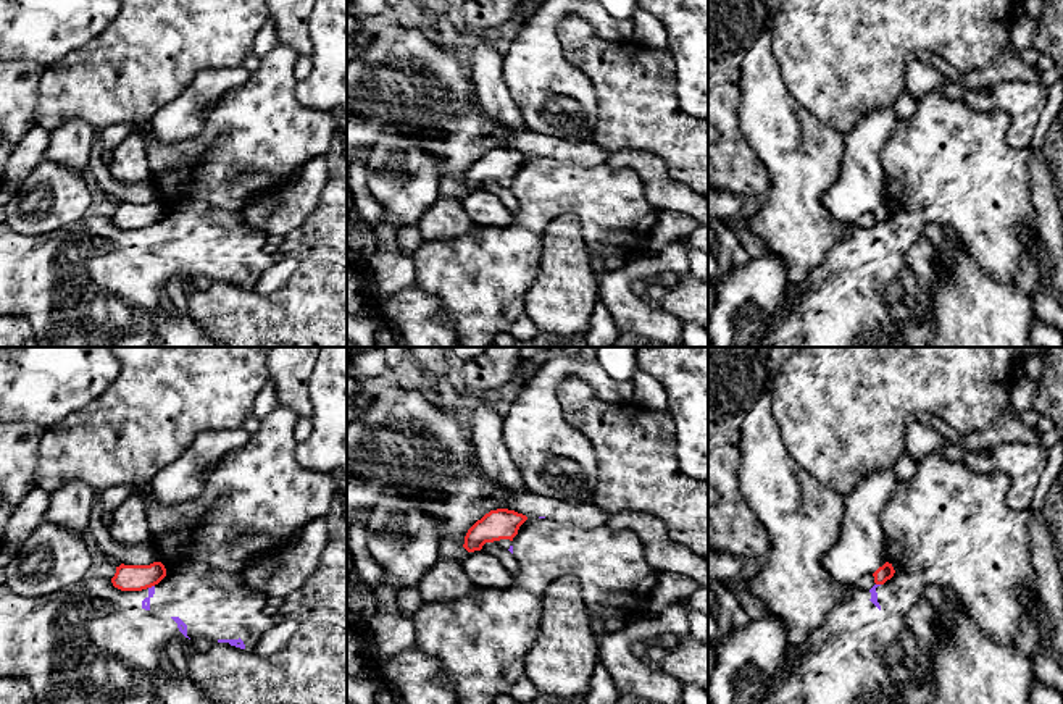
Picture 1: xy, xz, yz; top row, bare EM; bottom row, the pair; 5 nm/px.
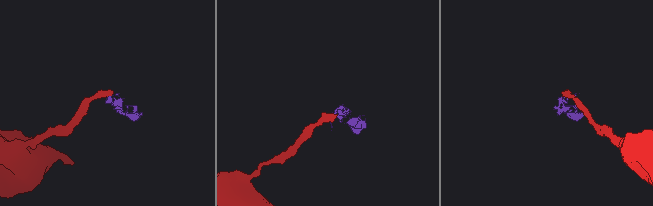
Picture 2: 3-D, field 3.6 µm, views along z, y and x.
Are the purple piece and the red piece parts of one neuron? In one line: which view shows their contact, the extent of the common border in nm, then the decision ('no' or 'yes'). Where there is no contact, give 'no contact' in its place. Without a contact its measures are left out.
xy | 40 nm | no

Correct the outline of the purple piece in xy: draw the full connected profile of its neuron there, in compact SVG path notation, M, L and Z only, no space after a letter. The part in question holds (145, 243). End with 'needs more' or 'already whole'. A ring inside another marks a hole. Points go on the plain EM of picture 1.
M277 44L277 45L274 45L274 47L273 47L273 48L271 48L271 50L269 50L269 52L268 52L268 53L266 53L266 55L265 55L265 57L263 57L263 58L261 58L261 61L260 61L260 68L258 68L258 69L256 69L256 71L255 71L255 73L250 73L250 76L248 76L248 78L247 78L247 81L245 81L245 82L244 82L244 84L242 84L242 86L239 86L239 87L236 87L236 89L232 89L232 90L229 90L229 92L226 92L226 94L224 94L224 95L223 95L223 97L221 97L221 98L219 98L219 100L218 100L218 102L216 102L216 103L215 103L215 105L211 105L211 107L210 107L210 108L208 108L208 110L206 110L206 115L205 115L205 124L203 124L203 128L202 128L202 131L200 131L200 134L198 134L198 136L197 136L197 137L194 137L194 139L189 139L189 140L182 140L182 142L176 142L176 144L163 144L163 142L160 142L160 140L156 140L156 139L155 139L155 137L153 137L153 134L152 134L152 132L150 132L150 129L147 129L147 131L145 131L145 147L147 147L147 158L148 158L148 163L150 163L150 170L152 170L152 173L153 173L153 174L156 174L156 176L158 176L158 189L160 189L160 200L161 200L161 202L163 202L163 203L165 203L165 207L166 207L166 215L165 215L165 216L163 216L163 218L161 218L161 220L160 220L160 221L158 221L158 223L155 223L155 224L152 224L152 226L147 226L147 228L142 228L142 229L121 229L121 228L118 228L118 226L115 226L115 224L113 224L113 221L111 221L111 218L106 218L106 216L84 216L84 218L81 218L81 220L77 220L77 221L74 221L74 223L71 223L71 224L68 224L68 226L65 226L65 228L61 228L61 229L58 229L58 231L53 231L53 233L50 233L50 234L44 234L44 236L32 236L32 237L29 237L29 236L21 236L21 234L18 234L18 233L16 233L16 231L15 231L15 229L13 229L13 228L11 228L11 226L10 226L10 224L8 224L8 223L6 223L6 221L3 221L3 223L0 223L0 313L2 313L2 315L18 315L18 316L24 316L24 318L26 318L26 320L27 320L27 321L29 321L29 323L31 323L31 326L32 326L32 333L34 333L34 339L35 339L35 344L37 344L37 347L218 347L218 346L216 346L216 342L215 342L215 341L213 341L213 339L211 339L211 336L210 336L210 334L208 334L208 333L206 333L206 329L205 329L205 328L203 328L203 326L202 326L202 325L200 325L200 323L198 323L198 321L197 321L197 320L194 320L194 318L192 318L192 316L184 316L184 315L182 315L182 313L179 313L179 312L177 312L177 310L176 310L176 308L174 308L174 307L171 307L171 305L169 305L169 304L168 304L168 302L166 302L166 297L165 297L165 287L166 287L166 284L168 284L168 281L169 281L169 279L171 279L171 278L174 278L174 276L179 276L179 274L182 274L182 276L189 276L189 278L190 278L190 276L198 276L198 274L205 274L205 276L208 276L208 278L211 278L211 279L218 279L218 281L229 281L229 283L231 283L231 284L236 284L236 286L240 286L240 287L248 287L248 289L255 289L255 286L256 286L256 281L258 281L258 279L260 279L260 276L261 276L261 274L263 274L263 271L265 271L265 270L266 270L266 268L268 268L268 266L269 266L269 265L273 265L273 263L274 263L274 260L276 260L276 257L277 257L277 255L271 255L271 254L268 254L268 252L266 252L266 250L265 250L265 244L266 244L266 242L268 242L268 241L266 241L266 239L268 239L268 236L266 236L266 234L265 234L265 233L263 233L263 231L260 231L260 229L256 229L256 228L253 228L253 226L252 226L252 224L248 224L248 223L247 223L247 221L245 221L245 218L244 218L244 215L242 215L242 213L244 213L244 210L245 210L245 208L247 208L247 205L248 205L248 203L250 203L250 202L252 202L252 200L256 200L256 199L261 199L261 197L263 197L263 195L269 195L269 194L273 194L273 192L274 192L274 191L277 191L277 189L281 189L281 187L284 187L284 186L287 186L287 184L289 184L289 182L292 182L292 181L295 181L295 179L297 179L297 178L298 178L298 176L300 176L300 174L302 174L302 171L303 171L303 166L305 166L305 163L306 163L306 161L310 161L310 160L311 160L311 158L316 158L316 157L321 157L321 155L326 155L326 153L327 153L327 152L329 152L329 147L331 147L331 142L332 142L332 139L334 139L334 136L336 136L336 134L337 134L337 132L339 132L339 123L337 123L337 119L336 119L336 118L334 118L334 116L332 116L332 115L331 115L331 113L326 113L326 111L316 111L316 110L311 110L311 108L308 108L308 107L303 107L303 105L302 105L302 103L300 103L300 102L298 102L298 100L297 100L297 97L295 97L295 89L297 89L297 84L298 84L298 81L297 81L297 78L295 78L295 76L294 76L294 68L295 68L295 61L297 61L297 58L298 58L298 55L297 55L297 52L294 52L294 50L292 50L292 48L290 48L290 47L289 47L289 45L286 45L286 44ZM211 207L213 207L213 208L221 208L221 210L224 210L224 212L231 212L231 213L240 213L240 215L242 215L242 221L240 221L240 224L239 224L239 226L237 226L237 228L234 228L234 229L226 229L226 228L223 228L223 226L221 226L221 224L218 224L218 223L213 223L213 221L211 221L211 220L208 220L208 218L205 218L205 216L202 216L202 215L200 215L200 213L202 213L202 212L205 212L205 210L206 210L206 208L211 208Z; needs more

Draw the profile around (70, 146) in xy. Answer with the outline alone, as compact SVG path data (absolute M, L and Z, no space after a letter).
M69 119L50 132L44 157L66 170L84 173L97 131L82 119Z

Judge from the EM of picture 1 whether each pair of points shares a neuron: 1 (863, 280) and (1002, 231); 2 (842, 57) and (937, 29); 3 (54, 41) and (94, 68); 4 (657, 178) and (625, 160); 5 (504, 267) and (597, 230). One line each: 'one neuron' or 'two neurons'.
1: one neuron
2: one neuron
3: two neurons
4: one neuron
5: one neuron

